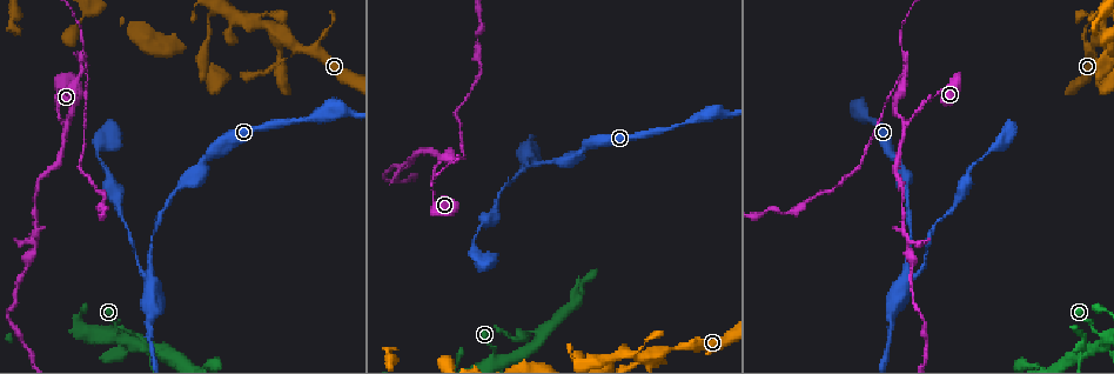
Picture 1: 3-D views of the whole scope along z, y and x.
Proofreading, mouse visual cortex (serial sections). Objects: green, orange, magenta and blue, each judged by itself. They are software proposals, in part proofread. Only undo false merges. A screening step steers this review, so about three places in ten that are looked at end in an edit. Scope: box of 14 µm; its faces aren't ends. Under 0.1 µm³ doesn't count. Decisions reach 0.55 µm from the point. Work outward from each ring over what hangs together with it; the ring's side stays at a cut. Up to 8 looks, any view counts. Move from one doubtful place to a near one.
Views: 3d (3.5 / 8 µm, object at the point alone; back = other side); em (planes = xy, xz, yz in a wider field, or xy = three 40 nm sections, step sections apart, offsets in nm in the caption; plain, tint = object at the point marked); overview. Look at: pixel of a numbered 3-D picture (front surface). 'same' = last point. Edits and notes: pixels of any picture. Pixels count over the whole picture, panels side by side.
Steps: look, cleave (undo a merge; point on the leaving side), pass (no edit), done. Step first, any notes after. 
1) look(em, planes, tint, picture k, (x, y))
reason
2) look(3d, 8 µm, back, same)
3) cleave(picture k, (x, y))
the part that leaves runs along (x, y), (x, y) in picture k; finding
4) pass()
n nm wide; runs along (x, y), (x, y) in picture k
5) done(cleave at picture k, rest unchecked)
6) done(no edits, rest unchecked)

look(3d, 3.5 µm, picture 1, (541, 333))
side arm on a straight run

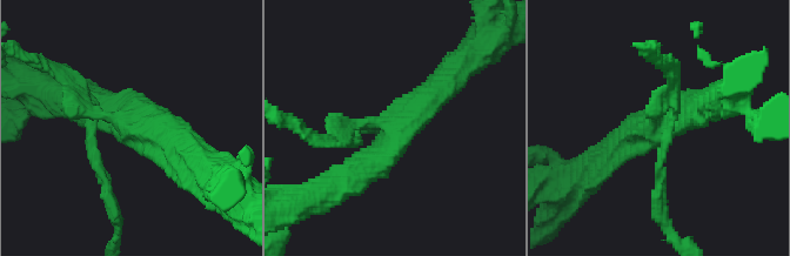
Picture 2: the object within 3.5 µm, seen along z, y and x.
look(em, xy, step 3, tint, picture 2, (134, 121))
3 arms; arms of 200, 400, 400 nm

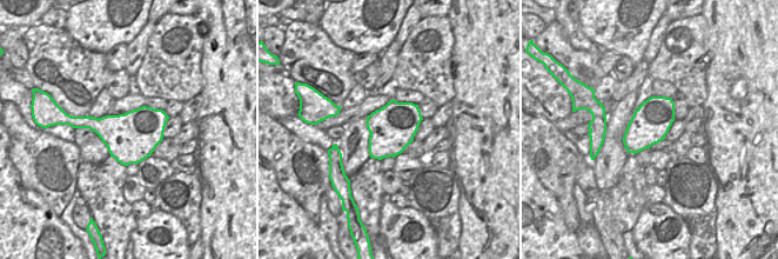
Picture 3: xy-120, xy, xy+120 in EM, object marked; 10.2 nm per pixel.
cleave(picture 2, (95, 159))
480 nm wide; the part that leaves runs along (92, 121), (92, 161), (106, 172) in picture 2; two cells meet here

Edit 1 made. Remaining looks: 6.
look(overview)
redraw

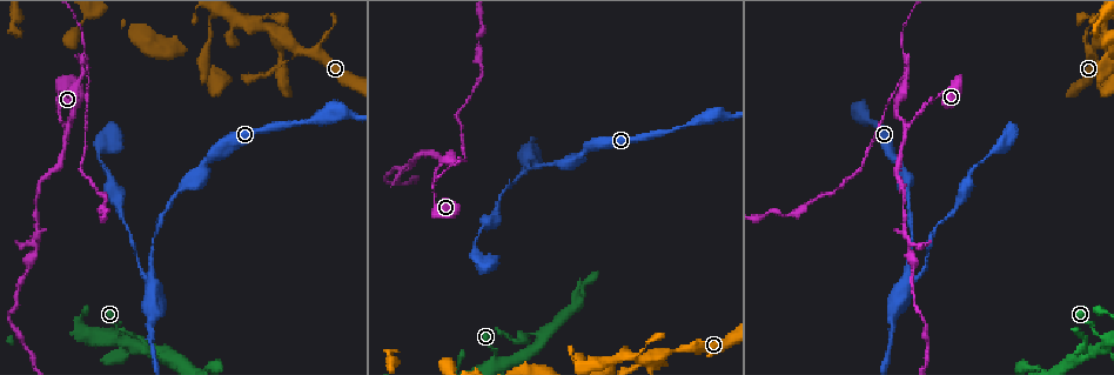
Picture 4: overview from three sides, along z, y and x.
look(3d, 3.5 µm, picture 4, (150, 278))
small branch off a trunk

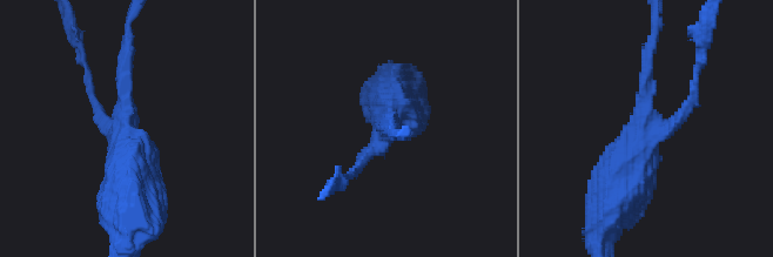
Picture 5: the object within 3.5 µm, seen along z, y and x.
look(em, xy, step 2, tint, picture 5, (122, 125))
3 arms; arms of 150, 150, 600 nm; shape alone is not enough

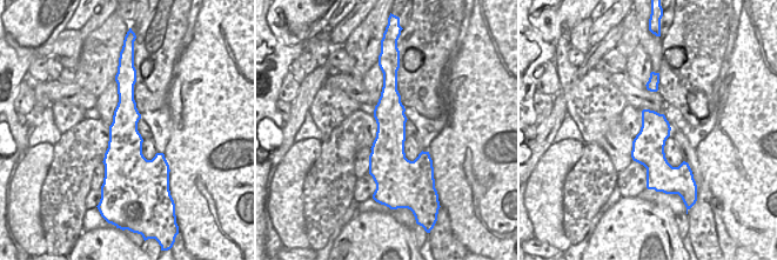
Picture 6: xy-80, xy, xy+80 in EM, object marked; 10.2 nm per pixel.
pass()
runs along (652, 45), (654, 127), (676, 123), (694, 88) in picture 5; all the same cell

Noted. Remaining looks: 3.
look(3d, 8 µm, picture 4, (907, 123))
sharp bend

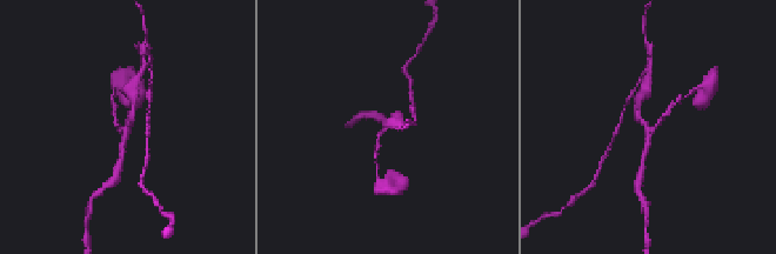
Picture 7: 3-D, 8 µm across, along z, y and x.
look(3d, 3.5 µm, back, picture 7, (386, 129))
zoom in

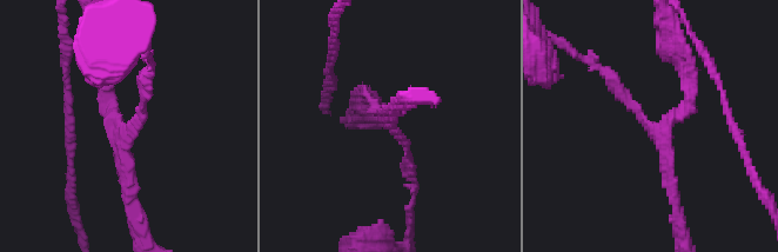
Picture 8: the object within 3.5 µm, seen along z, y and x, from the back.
look(em, xy, step 5, tint, picture 8, (121, 129))
3 arms; arms of 150, 150, 200 nm; need the tissue

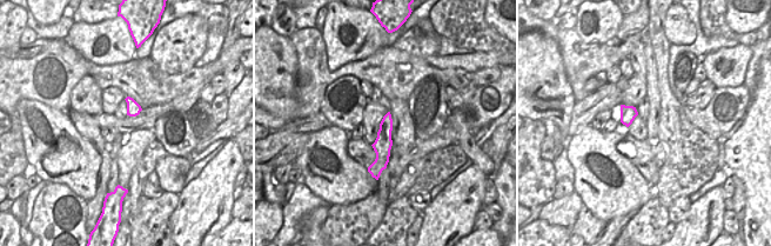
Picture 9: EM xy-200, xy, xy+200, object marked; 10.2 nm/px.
pass()
runs along (388, 117), (382, 160), (374, 173) in picture 9; all the same cell

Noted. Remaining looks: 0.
done(cleave at picture 2, rest unchecked)

